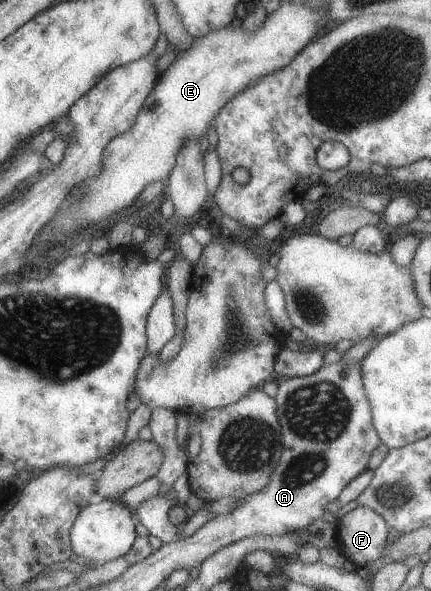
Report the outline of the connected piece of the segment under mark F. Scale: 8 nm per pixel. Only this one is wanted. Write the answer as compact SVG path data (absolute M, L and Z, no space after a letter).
M357 506L336 519L335 540L336 547L344 554L346 560L355 564L357 571L365 571L369 564L382 556L386 544L389 526L384 519L370 508Z

